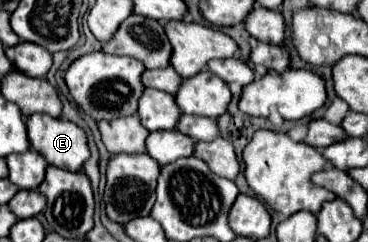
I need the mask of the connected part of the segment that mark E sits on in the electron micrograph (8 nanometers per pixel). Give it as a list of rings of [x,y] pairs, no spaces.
[[[37,113],[27,119],[27,133],[31,147],[39,151],[49,165],[65,171],[79,171],[89,159],[87,135],[71,121]]]

